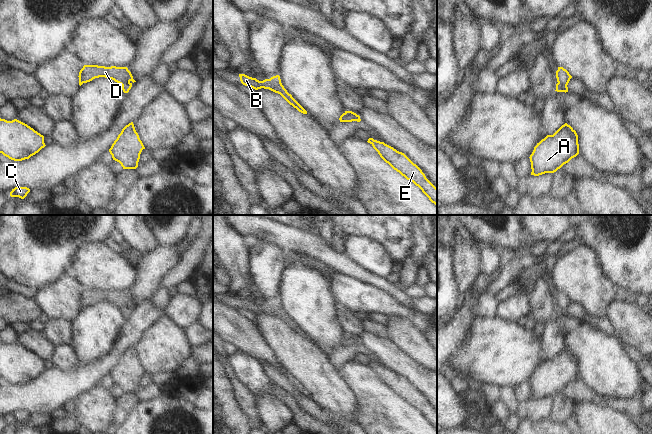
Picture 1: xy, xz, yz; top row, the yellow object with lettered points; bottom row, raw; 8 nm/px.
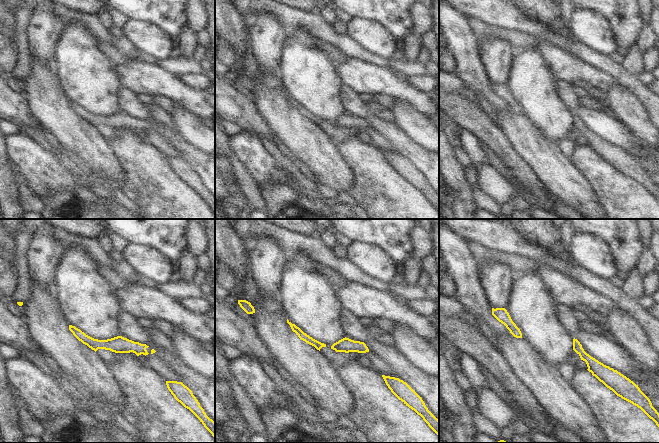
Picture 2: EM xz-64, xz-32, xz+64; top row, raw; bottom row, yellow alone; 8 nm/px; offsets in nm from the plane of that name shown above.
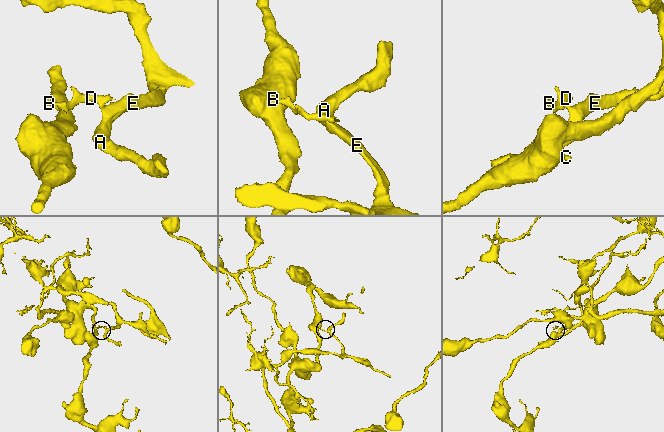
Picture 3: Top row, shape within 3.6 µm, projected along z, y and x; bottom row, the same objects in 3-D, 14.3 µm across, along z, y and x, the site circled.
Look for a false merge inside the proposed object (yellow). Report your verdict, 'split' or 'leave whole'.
split

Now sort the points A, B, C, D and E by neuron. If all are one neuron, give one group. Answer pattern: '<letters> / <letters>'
A C E / B D

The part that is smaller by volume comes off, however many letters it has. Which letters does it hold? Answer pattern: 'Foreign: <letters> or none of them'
Foreign: B, D

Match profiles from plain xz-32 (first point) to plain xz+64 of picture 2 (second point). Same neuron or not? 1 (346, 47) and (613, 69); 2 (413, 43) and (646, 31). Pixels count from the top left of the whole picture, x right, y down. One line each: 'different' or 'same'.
1: same
2: different

